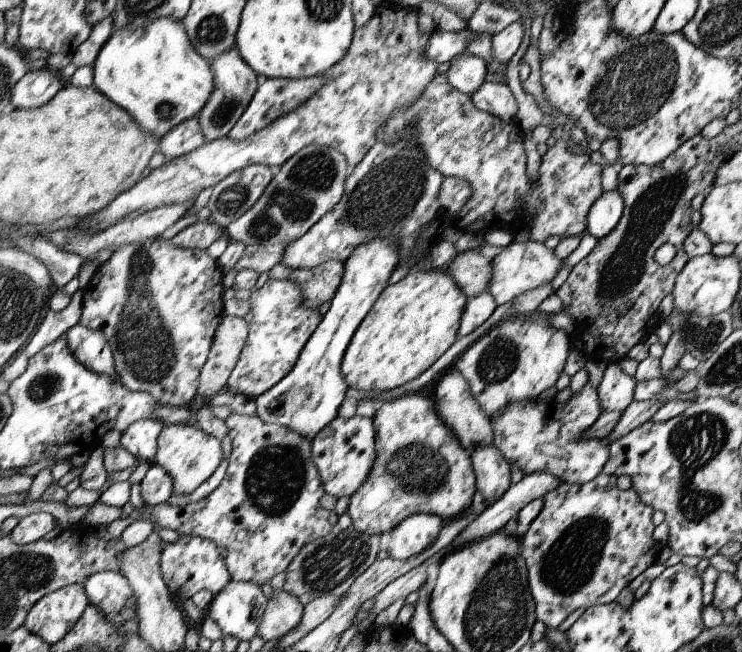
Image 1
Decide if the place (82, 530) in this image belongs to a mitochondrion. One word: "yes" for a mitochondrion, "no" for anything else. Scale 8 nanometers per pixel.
no

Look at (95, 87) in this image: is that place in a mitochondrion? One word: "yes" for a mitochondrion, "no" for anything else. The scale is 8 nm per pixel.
no

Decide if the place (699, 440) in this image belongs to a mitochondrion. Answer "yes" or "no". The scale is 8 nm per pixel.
yes

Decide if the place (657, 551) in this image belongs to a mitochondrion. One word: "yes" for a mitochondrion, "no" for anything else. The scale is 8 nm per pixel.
no

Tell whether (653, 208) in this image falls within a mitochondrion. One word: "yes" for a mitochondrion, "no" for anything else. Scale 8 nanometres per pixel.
yes

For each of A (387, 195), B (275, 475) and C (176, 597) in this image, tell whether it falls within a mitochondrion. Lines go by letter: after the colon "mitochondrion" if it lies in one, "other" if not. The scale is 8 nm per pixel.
A: mitochondrion
B: mitochondrion
C: other

